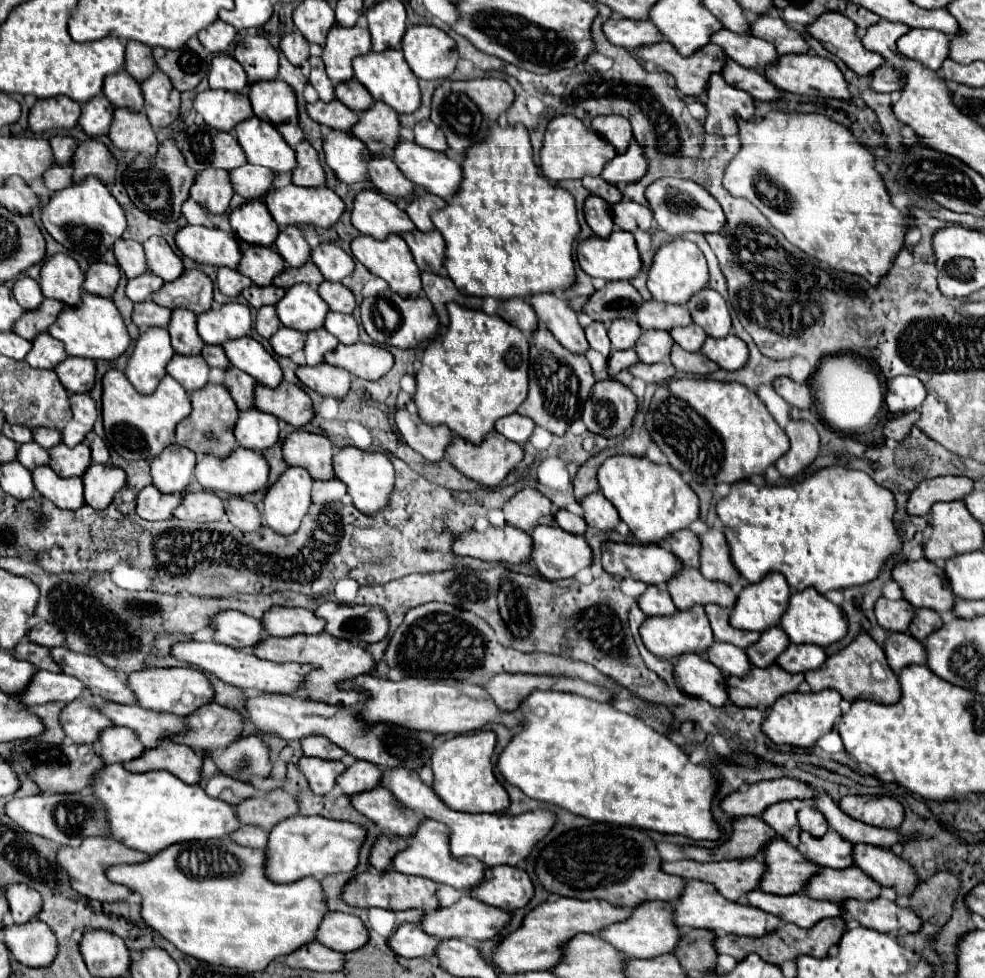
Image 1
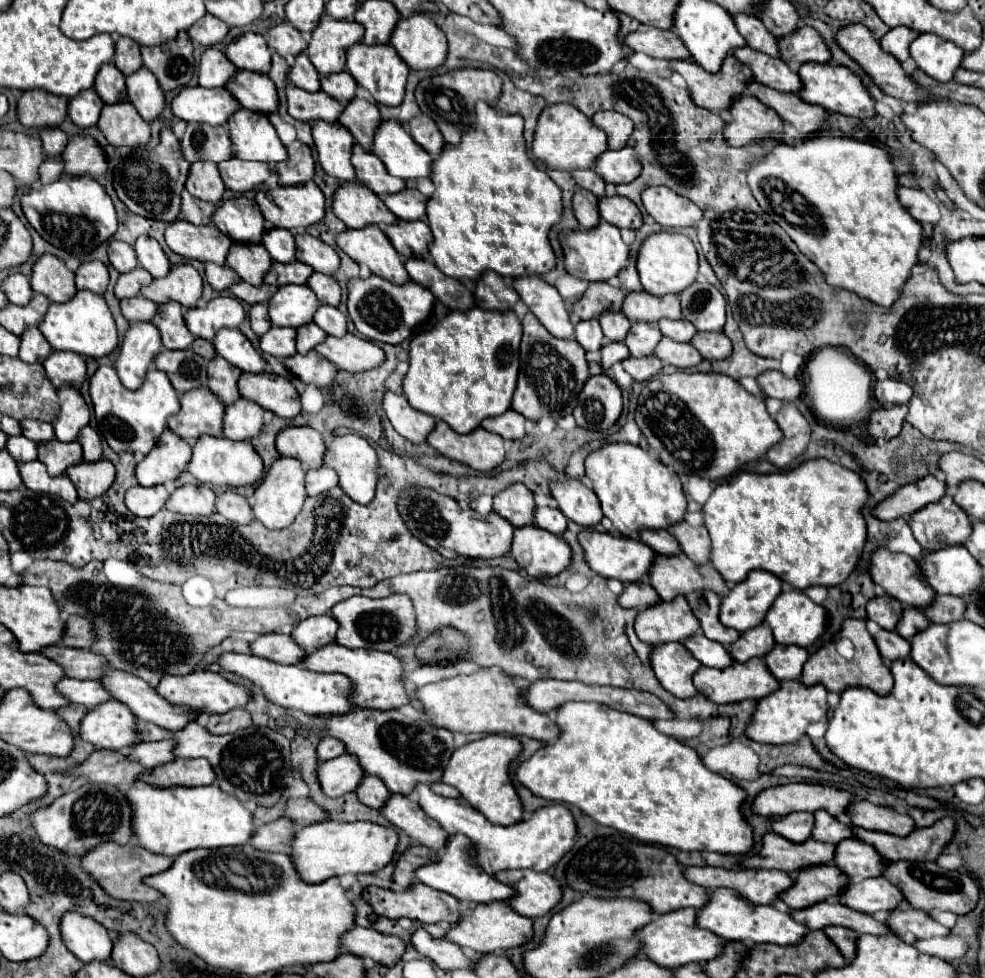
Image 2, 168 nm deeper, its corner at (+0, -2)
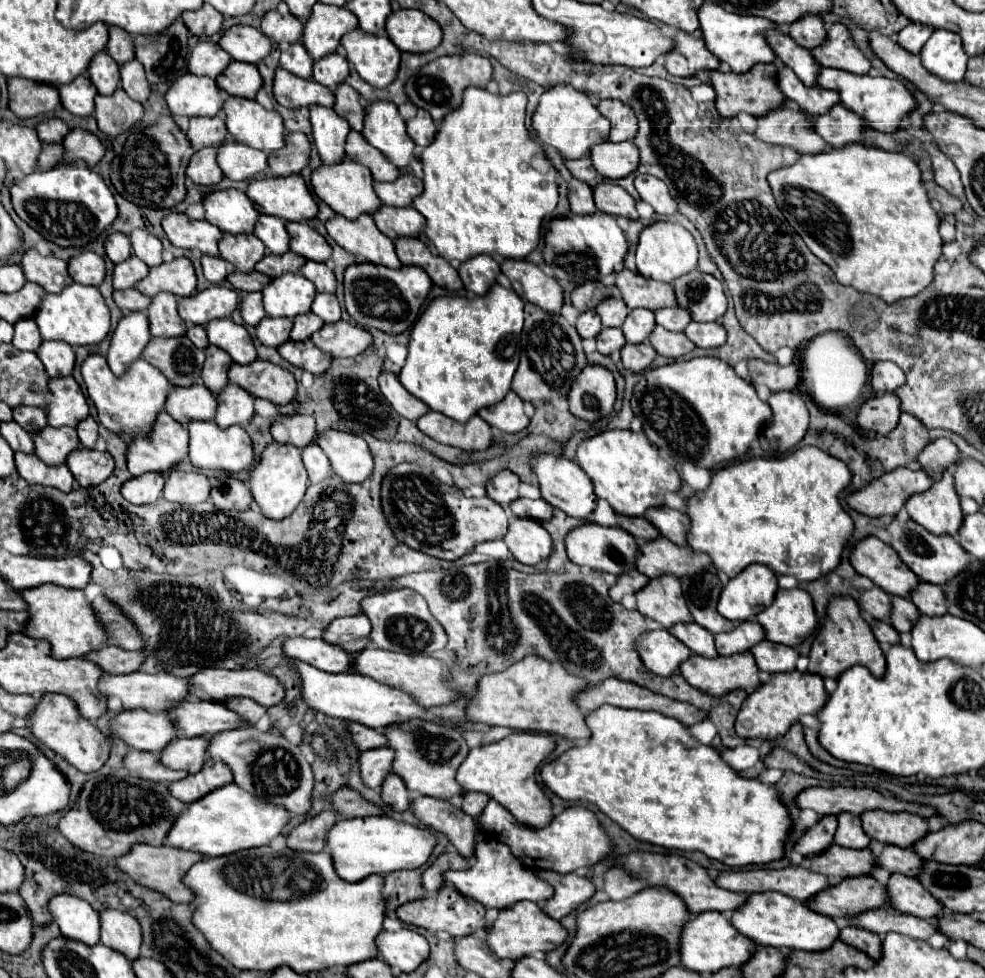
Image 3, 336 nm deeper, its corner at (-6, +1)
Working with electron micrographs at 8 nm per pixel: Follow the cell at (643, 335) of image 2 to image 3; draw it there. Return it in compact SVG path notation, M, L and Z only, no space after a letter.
M636 308L636 310L630 310L630 314L622 326L622 332L630 344L642 344L648 340L654 326L656 326L654 312L644 310L644 308Z

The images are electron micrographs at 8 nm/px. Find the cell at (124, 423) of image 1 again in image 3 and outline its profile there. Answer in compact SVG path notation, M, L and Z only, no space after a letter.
M92 354L82 364L82 376L88 388L88 396L98 410L100 424L104 424L114 434L126 434L128 444L134 440L134 436L150 432L150 428L156 422L156 416L164 410L166 398L170 394L170 382L166 380L166 376L142 358L128 368L126 376L118 378L110 372L110 366L104 356Z

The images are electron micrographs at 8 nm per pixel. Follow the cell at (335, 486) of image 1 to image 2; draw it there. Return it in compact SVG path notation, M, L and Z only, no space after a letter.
M324 465L318 467L318 469L308 469L306 471L306 493L310 497L326 493L326 491L330 491L336 485L338 485L336 471L332 471L332 469L324 467Z

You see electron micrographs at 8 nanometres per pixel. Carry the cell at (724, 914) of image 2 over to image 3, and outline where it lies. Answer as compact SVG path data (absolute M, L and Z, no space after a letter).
M754 892L746 902L732 912L730 924L760 946L774 946L784 950L826 950L838 938L840 928L832 918L810 910L804 902L794 902L790 896L778 892Z

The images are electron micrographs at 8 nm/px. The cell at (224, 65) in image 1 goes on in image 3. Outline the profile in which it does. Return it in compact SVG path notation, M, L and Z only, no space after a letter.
M200 42L200 44L196 44L196 48L190 54L188 70L196 76L208 76L208 78L216 80L230 62L232 62L232 58L218 44Z

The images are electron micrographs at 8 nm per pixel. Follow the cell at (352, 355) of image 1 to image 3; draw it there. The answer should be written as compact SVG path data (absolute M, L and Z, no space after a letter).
M340 320L338 324L324 324L322 330L314 332L312 342L334 358L354 358L370 348L372 334L360 326Z

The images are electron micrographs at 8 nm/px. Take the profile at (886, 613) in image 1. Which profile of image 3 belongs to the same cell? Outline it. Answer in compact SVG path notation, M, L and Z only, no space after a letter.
M874 586L872 590L864 590L858 598L858 604L860 608L864 608L872 618L876 620L884 620L888 622L890 620L890 614L892 614L892 598L890 594L886 594L882 588Z

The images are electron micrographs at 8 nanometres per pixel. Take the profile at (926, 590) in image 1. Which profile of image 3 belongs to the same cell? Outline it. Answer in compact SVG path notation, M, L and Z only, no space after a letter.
M868 536L856 544L850 562L858 574L870 578L876 586L892 596L908 598L920 584L918 576L906 564L902 564L898 552L876 536Z

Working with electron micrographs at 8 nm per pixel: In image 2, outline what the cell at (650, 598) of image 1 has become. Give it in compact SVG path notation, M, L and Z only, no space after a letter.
M646 579L636 581L636 583L628 583L618 599L620 599L622 607L634 607L634 609L650 607L660 601L660 597L656 595L656 589L652 585L648 585Z

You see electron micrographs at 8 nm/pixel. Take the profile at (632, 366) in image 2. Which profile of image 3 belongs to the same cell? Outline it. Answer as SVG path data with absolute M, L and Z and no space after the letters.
M644 342L644 344L626 344L622 350L622 364L626 370L630 372L644 372L656 358L656 352L654 348L650 346L650 342Z

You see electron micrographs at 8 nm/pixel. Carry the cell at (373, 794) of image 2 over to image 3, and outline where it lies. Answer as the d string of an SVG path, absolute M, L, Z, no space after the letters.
M390 772L382 784L382 800L386 806L390 806L394 812L404 812L410 808L410 798L408 798L408 790L402 784L402 778L396 776L394 772Z

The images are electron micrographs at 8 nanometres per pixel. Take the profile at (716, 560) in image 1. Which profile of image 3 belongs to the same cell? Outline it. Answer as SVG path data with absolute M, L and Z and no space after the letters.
M662 506L662 508L652 508L650 512L646 512L646 518L662 532L662 536L670 538L674 544L688 546L688 530L690 530L688 514Z

